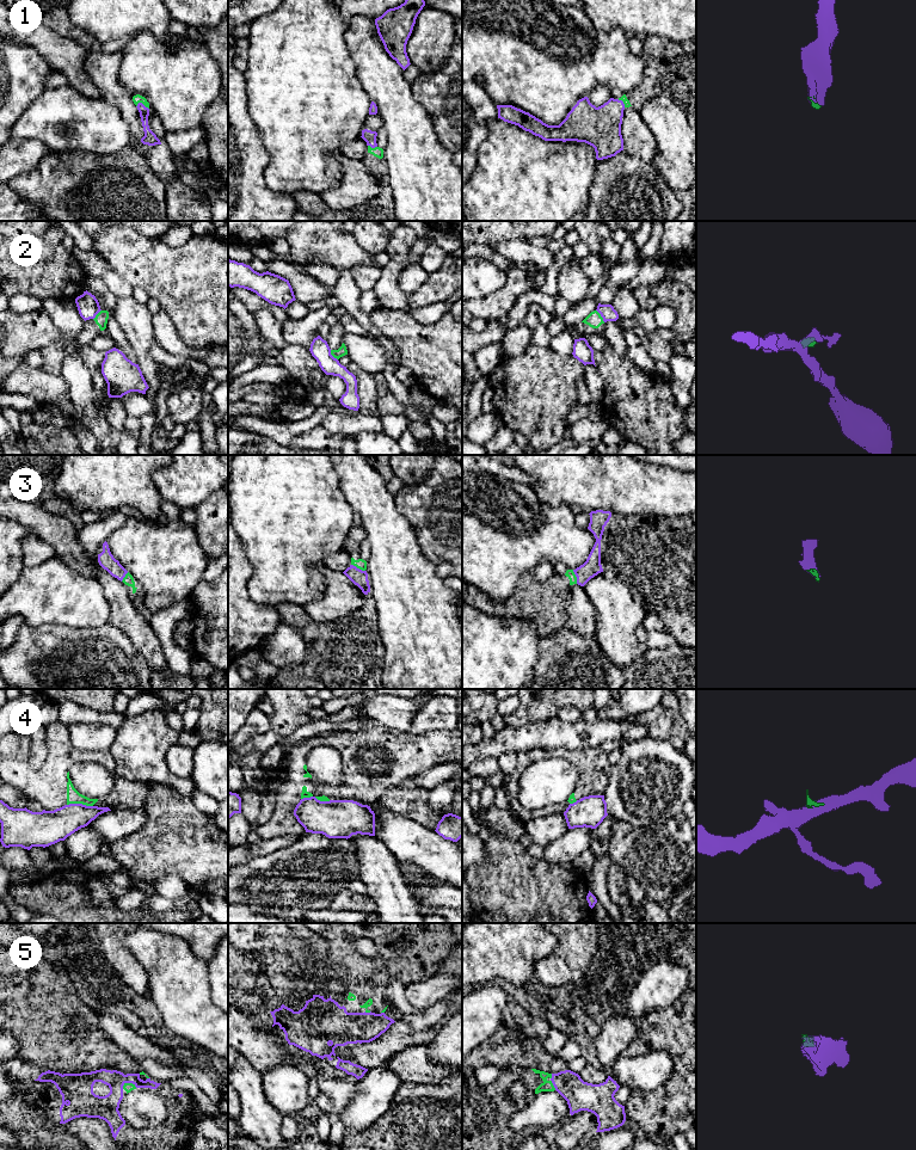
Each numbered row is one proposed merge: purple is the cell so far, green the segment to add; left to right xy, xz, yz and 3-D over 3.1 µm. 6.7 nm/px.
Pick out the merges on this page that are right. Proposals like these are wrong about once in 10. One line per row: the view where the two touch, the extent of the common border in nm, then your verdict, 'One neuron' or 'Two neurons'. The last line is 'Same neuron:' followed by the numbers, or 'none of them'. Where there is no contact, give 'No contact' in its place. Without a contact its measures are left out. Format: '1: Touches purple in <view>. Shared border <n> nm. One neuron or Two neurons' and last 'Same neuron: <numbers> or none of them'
1: Touches purple in xy. Shared border 90 nm. One neuron
2: Touches purple in yz. Shared border 110 nm. Two neurons
3: Touches purple in xz. Shared border 110 nm. One neuron
4: Touches purple in xy. Shared border 180 nm. Two neurons
5: Touches purple in xy. Shared border 100 nm. One neuron
Same neuron: 1, 3, 5

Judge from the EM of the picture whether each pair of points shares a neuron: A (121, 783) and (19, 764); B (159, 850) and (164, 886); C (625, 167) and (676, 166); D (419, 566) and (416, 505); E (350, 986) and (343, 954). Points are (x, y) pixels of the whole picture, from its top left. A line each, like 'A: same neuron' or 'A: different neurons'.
A: same neuron
B: different neurons
C: different neurons
D: different neurons
E: same neuron

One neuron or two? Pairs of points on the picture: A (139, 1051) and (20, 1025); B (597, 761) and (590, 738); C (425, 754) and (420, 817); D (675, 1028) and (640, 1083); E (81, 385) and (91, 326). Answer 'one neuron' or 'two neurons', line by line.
A: two neurons
B: two neurons
C: two neurons
D: two neurons
E: two neurons

